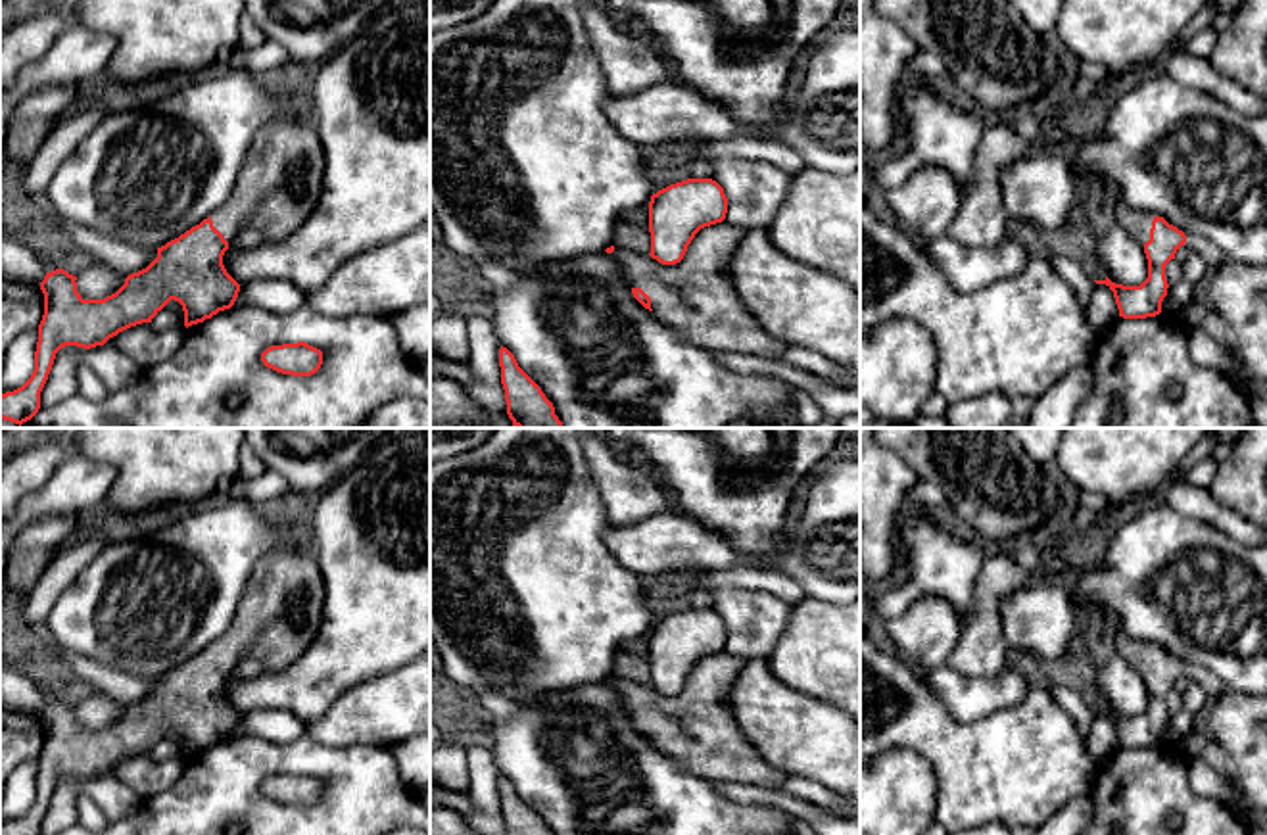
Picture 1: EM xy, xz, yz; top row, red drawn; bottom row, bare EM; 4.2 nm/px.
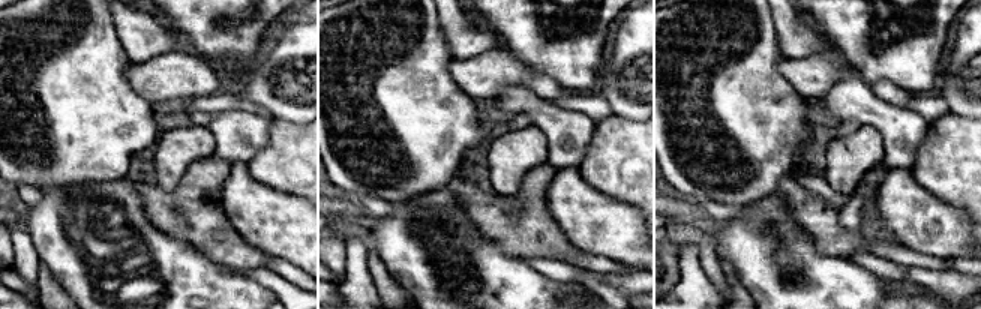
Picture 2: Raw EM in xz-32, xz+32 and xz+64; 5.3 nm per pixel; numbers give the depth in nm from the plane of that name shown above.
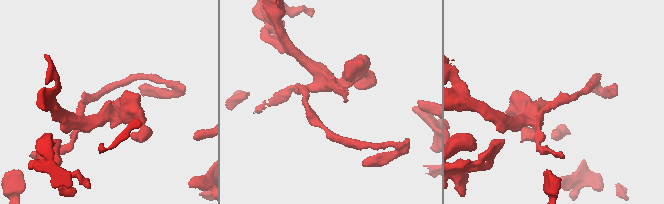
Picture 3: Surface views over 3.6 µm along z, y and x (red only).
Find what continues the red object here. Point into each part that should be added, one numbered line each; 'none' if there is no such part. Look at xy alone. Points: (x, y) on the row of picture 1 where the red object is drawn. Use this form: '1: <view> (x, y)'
1: xy (279, 185)

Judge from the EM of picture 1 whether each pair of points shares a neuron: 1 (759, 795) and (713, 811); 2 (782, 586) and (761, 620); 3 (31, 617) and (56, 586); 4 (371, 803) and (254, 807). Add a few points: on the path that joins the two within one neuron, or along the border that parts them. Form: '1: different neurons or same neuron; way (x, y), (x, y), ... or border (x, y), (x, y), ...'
1: different neurons; border (715, 782), (734, 801), (768, 803), (782, 811)
2: different neurons; border (732, 586), (772, 592), (791, 603)
3: same neuron; way (37, 609), (48, 594)
4: same neuron; way (342, 814), (283, 814)

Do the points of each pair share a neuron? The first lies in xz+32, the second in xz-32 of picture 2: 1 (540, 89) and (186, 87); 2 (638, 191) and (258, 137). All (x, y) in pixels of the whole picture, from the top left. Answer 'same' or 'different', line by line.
1: same
2: different

